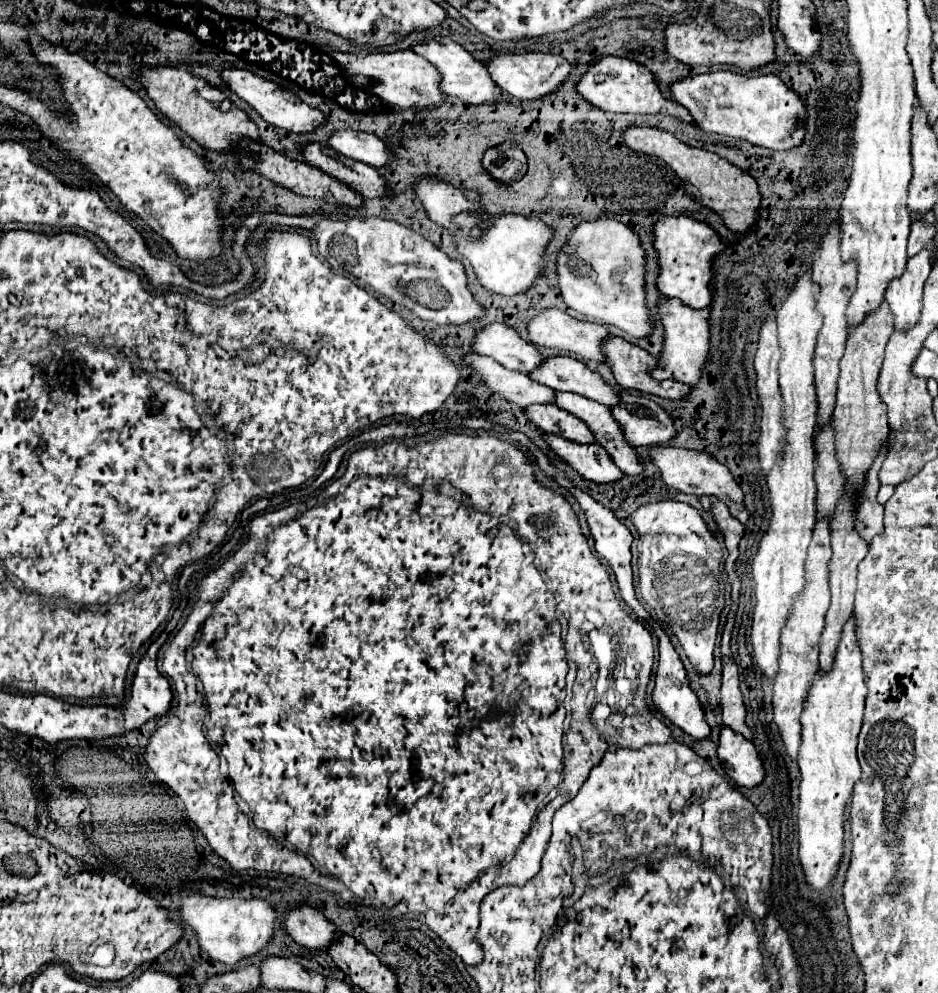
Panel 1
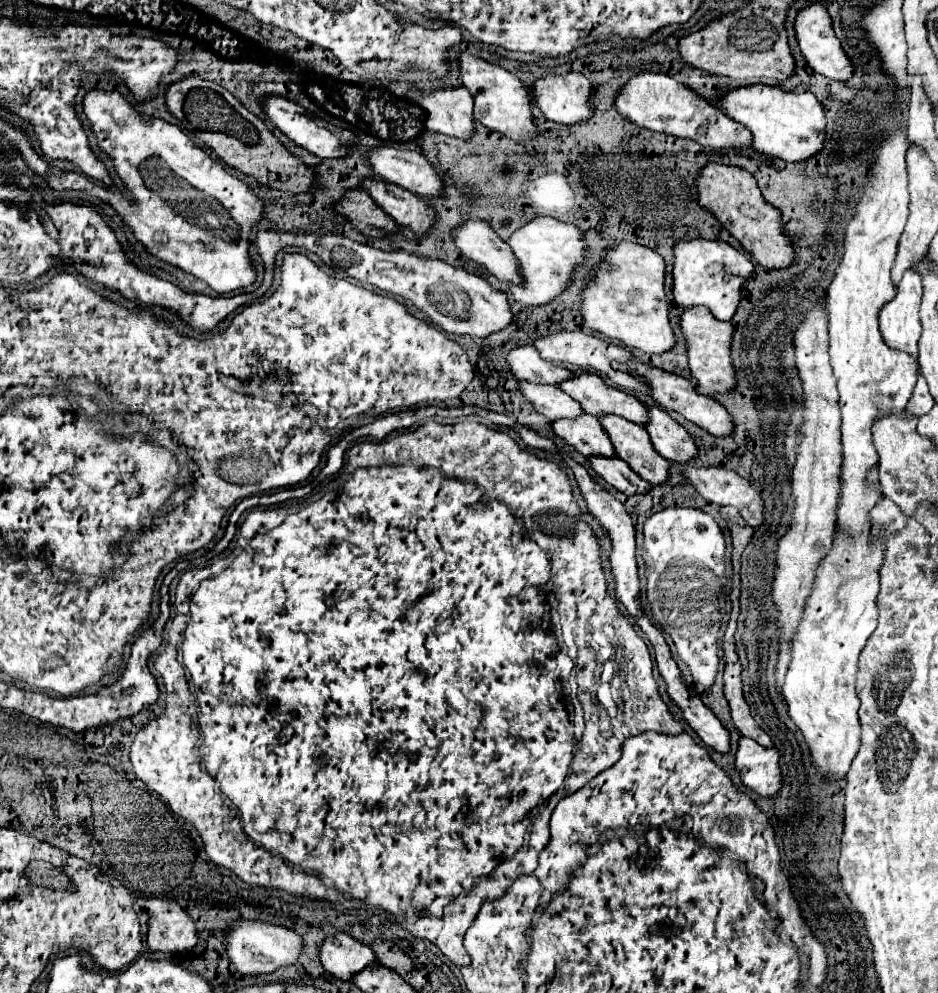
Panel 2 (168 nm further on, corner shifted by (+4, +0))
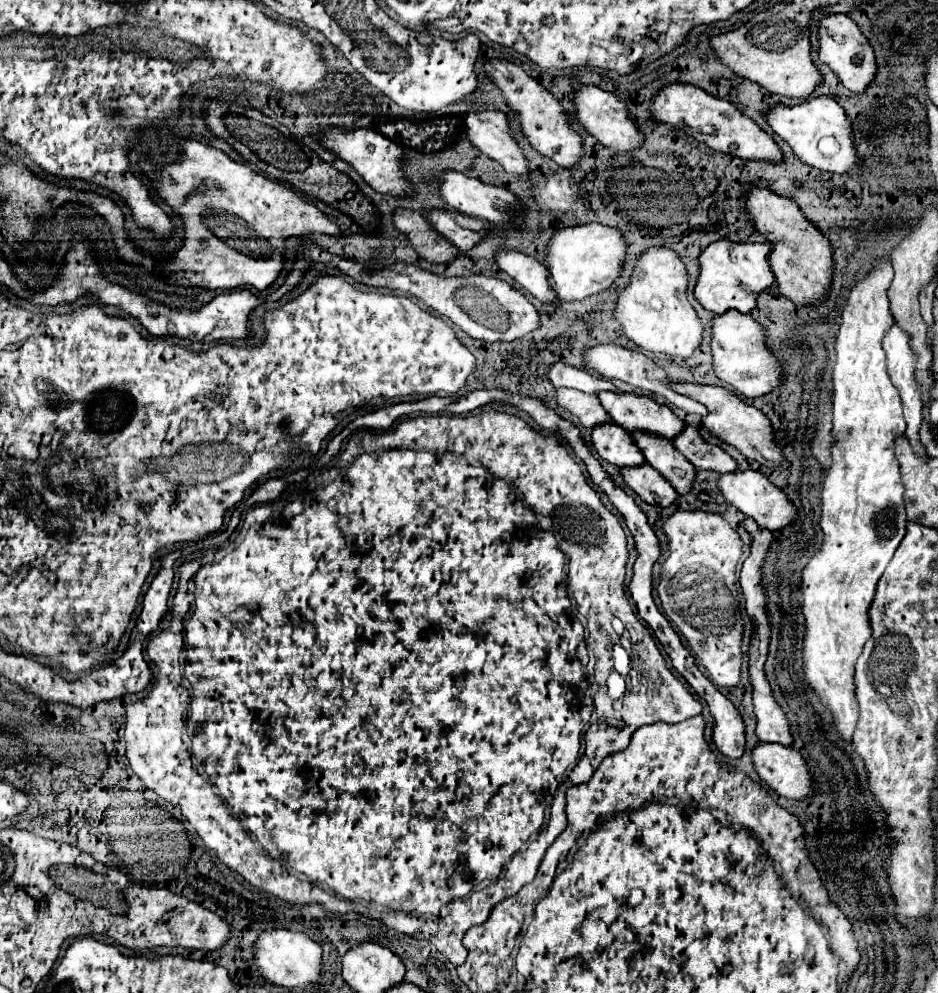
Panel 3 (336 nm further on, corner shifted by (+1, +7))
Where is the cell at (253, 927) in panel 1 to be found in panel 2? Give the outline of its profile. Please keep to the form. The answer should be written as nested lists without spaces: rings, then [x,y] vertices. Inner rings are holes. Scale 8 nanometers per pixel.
[[[239,920],[231,932],[227,932],[227,954],[231,962],[235,964],[237,972],[245,976],[265,976],[273,974],[279,968],[297,964],[301,952],[303,952],[303,938],[283,926],[267,924],[267,922],[251,922],[251,920]]]

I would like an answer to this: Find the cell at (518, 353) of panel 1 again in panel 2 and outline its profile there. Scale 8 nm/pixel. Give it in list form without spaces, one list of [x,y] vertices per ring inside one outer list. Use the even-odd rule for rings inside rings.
[[[535,346],[513,348],[507,356],[507,364],[511,366],[513,374],[519,380],[529,380],[529,382],[535,382],[535,384],[557,386],[557,384],[577,376],[577,372],[569,370],[563,364],[553,364],[553,362],[543,360]]]

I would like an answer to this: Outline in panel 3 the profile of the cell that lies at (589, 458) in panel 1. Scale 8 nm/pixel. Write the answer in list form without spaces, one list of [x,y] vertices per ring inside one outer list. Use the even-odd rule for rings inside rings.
[[[648,463],[636,467],[620,467],[626,485],[640,495],[642,501],[658,507],[668,507],[676,501],[676,489]]]

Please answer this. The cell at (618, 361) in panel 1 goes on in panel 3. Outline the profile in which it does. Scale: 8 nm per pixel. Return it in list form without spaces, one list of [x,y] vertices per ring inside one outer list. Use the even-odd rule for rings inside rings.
[[[678,381],[674,385],[674,391],[676,389],[684,389],[684,395],[690,395],[696,401],[700,401],[702,405],[706,405],[708,415],[702,417],[702,423],[704,423],[704,427],[712,435],[716,435],[724,443],[736,447],[746,457],[756,459],[764,467],[776,467],[782,461],[784,455],[782,455],[782,449],[774,443],[774,433],[772,433],[772,427],[770,427],[768,417],[762,411],[758,411],[756,407],[746,405],[736,393],[732,393],[732,391],[724,389],[724,387],[696,385],[696,383],[684,383],[684,381]]]

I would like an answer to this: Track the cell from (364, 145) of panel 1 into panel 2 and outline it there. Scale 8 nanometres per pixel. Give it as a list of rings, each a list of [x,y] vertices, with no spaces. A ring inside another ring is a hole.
[[[375,148],[367,160],[377,176],[417,196],[433,198],[441,196],[443,192],[441,176],[419,152],[401,148]]]

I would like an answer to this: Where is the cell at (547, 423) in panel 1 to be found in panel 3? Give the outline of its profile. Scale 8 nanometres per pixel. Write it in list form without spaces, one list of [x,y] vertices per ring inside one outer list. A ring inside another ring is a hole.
[[[616,423],[592,427],[592,445],[604,461],[616,467],[632,467],[644,463],[644,455],[632,441],[630,433]]]

